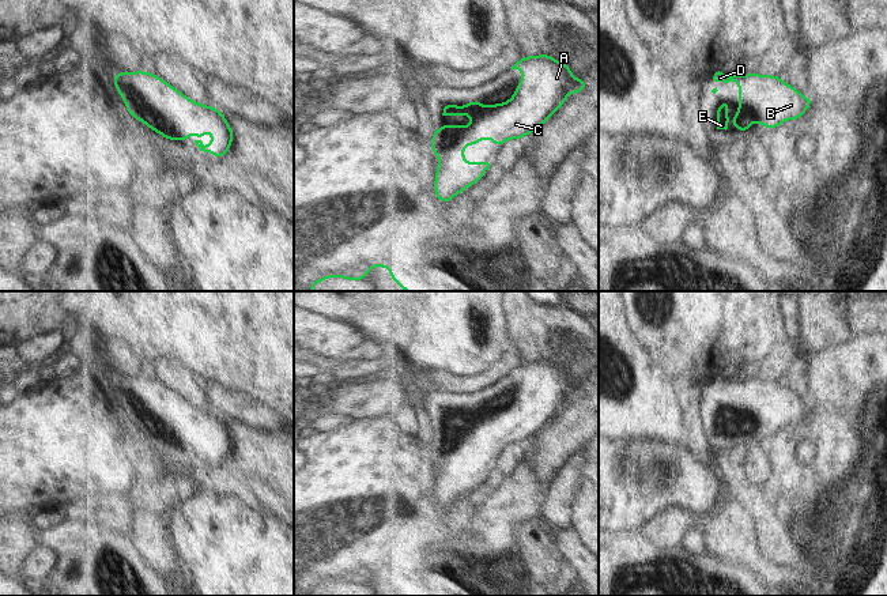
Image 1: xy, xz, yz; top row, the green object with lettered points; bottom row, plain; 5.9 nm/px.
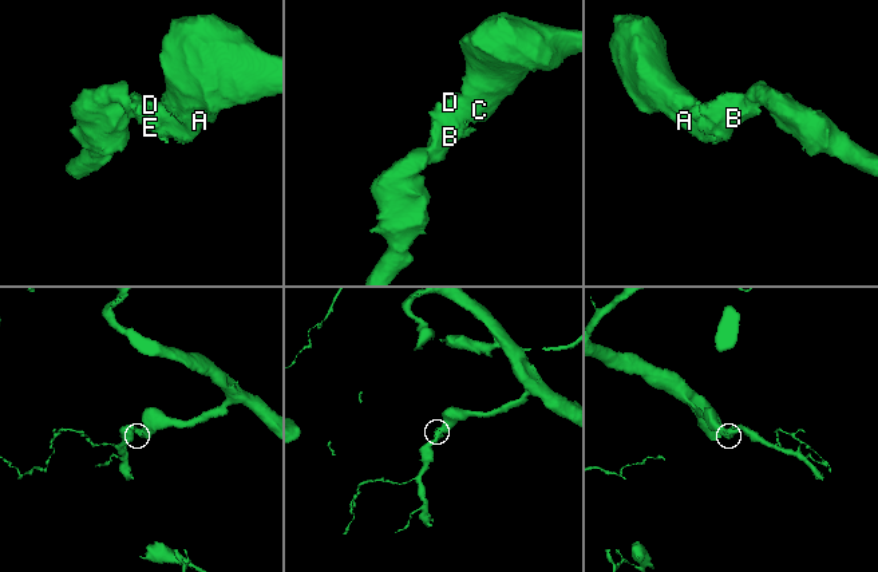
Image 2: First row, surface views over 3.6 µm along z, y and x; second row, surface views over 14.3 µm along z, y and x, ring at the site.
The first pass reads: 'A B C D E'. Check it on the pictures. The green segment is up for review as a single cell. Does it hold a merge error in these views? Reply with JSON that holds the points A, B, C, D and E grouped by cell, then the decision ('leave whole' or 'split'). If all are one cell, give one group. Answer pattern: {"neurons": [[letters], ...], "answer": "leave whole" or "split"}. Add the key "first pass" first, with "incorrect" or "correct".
{"first pass": "correct", "neurons": [["A", "B", "C", "D", "E"]], "answer": "leave whole"}

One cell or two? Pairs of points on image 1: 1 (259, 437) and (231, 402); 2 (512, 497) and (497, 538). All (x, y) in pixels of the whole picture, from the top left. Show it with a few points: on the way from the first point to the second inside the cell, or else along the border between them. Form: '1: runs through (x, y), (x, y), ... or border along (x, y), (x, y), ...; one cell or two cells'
1: border along (223, 417), (230, 417), (259, 429), (279, 432); two cells
2: runs through (505, 506), (497, 515), (497, 528); one cell

